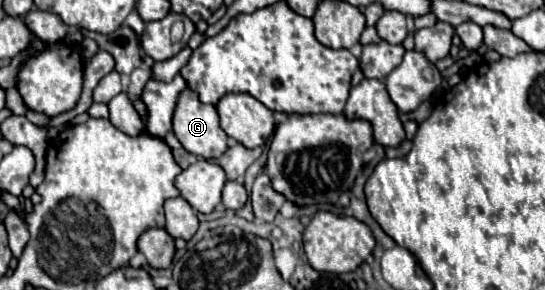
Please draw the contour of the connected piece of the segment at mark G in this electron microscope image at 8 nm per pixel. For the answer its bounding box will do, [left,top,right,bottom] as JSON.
[174,88,228,160]

